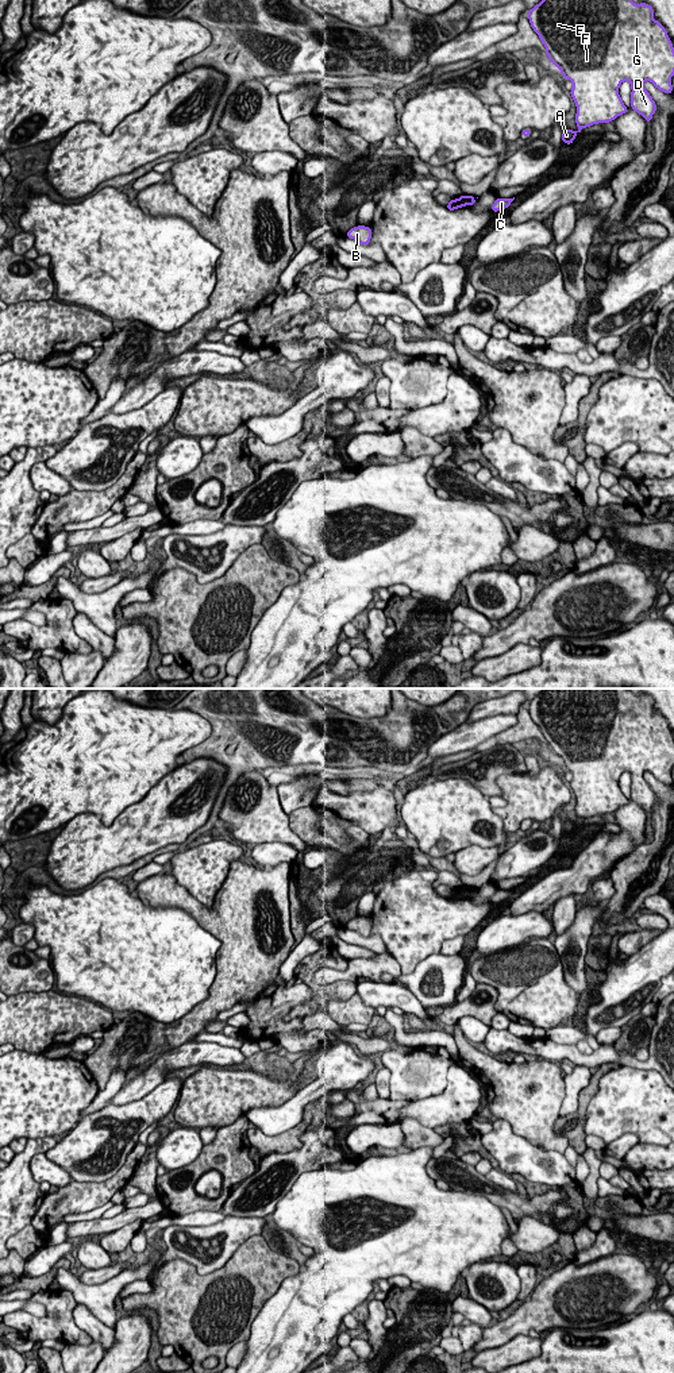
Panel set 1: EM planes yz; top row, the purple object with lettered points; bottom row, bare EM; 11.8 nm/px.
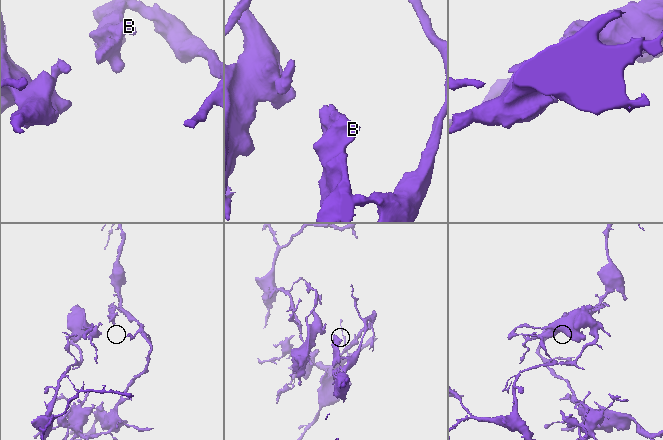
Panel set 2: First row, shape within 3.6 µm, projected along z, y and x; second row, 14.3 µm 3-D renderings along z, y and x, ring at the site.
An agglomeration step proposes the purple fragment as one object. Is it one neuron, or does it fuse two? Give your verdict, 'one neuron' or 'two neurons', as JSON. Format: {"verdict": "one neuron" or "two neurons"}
{"verdict": "two neurons"}

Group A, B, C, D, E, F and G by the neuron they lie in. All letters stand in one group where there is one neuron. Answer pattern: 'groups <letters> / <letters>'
groups A D E F G / B C

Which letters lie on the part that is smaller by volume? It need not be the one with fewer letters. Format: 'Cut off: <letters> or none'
Cut off: B, C

